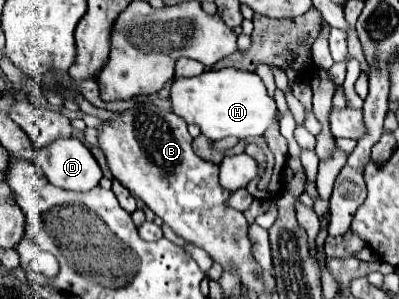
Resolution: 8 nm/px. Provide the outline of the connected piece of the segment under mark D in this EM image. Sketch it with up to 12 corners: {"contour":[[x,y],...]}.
{"contour":[[76,137],[38,149],[34,163],[52,185],[90,191],[102,179]]}

